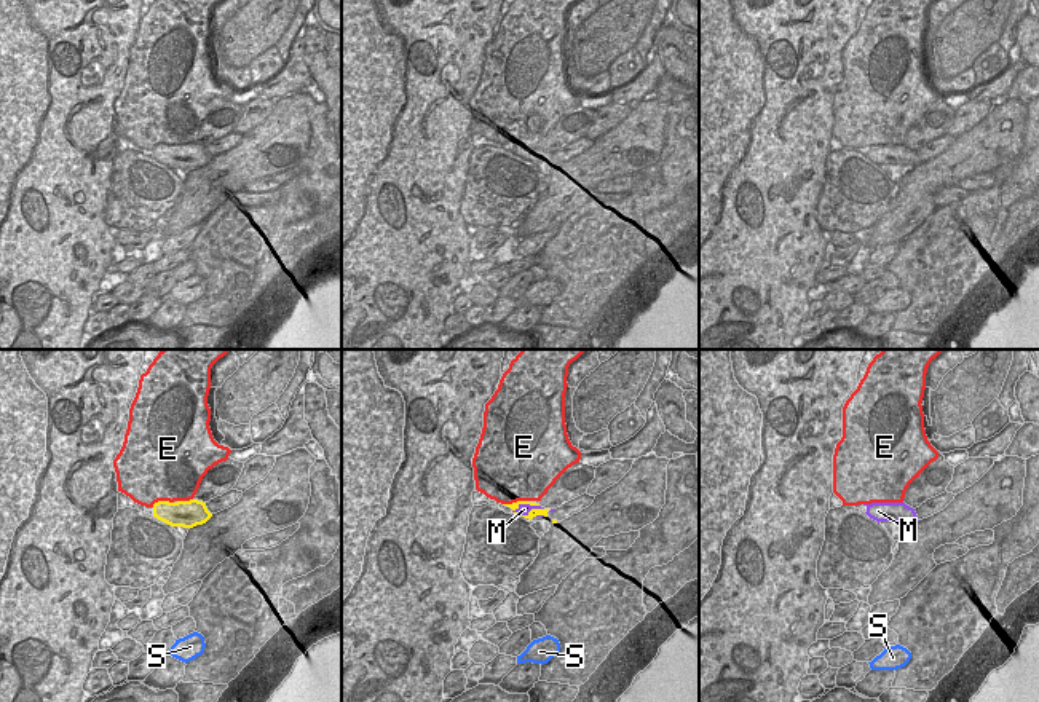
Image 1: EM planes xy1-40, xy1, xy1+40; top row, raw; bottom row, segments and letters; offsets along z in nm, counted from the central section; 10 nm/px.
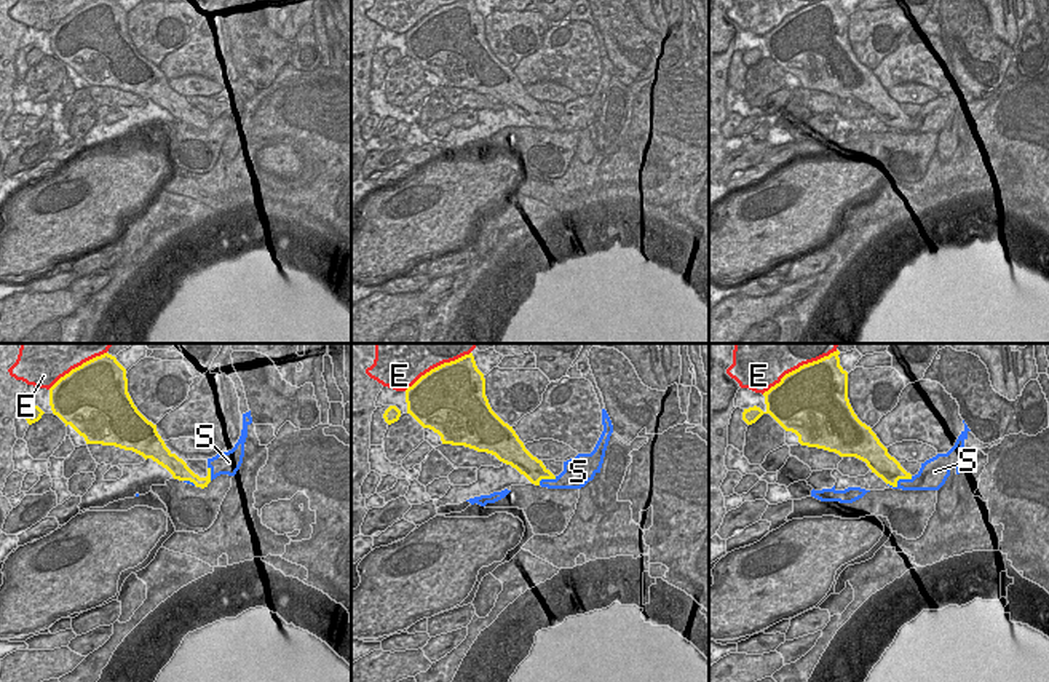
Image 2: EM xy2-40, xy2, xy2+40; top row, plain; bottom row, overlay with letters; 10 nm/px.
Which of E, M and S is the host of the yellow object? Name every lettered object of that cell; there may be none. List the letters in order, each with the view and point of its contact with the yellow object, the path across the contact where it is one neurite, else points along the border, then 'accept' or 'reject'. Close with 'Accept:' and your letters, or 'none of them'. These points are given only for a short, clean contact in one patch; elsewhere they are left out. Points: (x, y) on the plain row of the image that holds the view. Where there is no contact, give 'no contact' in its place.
E: xy2+40 (792, 13) | reject
M: xy1 (529, 155) | accept
S: xy2+40 (899, 120) | reject
Accept: M

